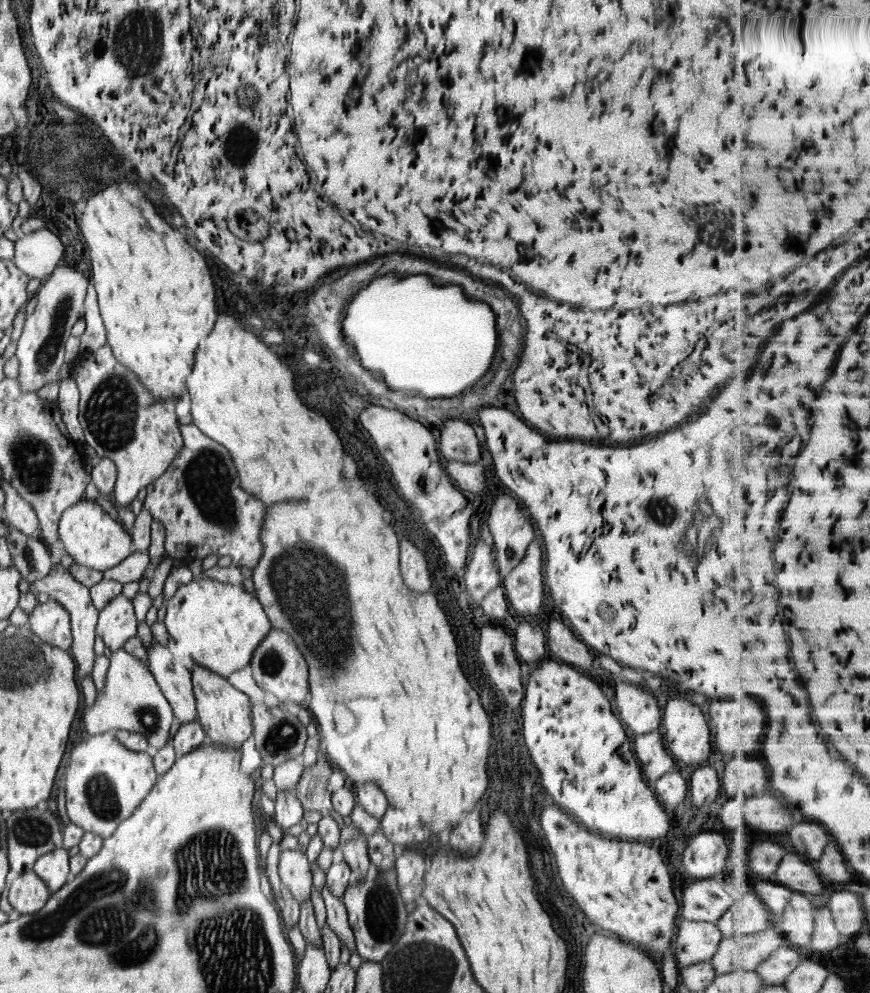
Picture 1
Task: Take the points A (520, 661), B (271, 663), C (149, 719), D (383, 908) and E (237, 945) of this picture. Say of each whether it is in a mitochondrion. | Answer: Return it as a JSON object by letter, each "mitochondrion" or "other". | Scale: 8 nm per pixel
{"A":"other","B":"mitochondrion","C":"mitochondrion","D":"mitochondrion","E":"mitochondrion"}

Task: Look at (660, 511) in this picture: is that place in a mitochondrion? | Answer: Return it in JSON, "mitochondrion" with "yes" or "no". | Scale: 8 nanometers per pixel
{"mitochondrion":"yes"}

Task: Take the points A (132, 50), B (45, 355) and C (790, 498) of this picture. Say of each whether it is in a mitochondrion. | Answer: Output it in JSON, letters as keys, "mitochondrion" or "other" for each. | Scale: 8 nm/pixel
{"A":"mitochondrion","B":"mitochondrion","C":"other"}

